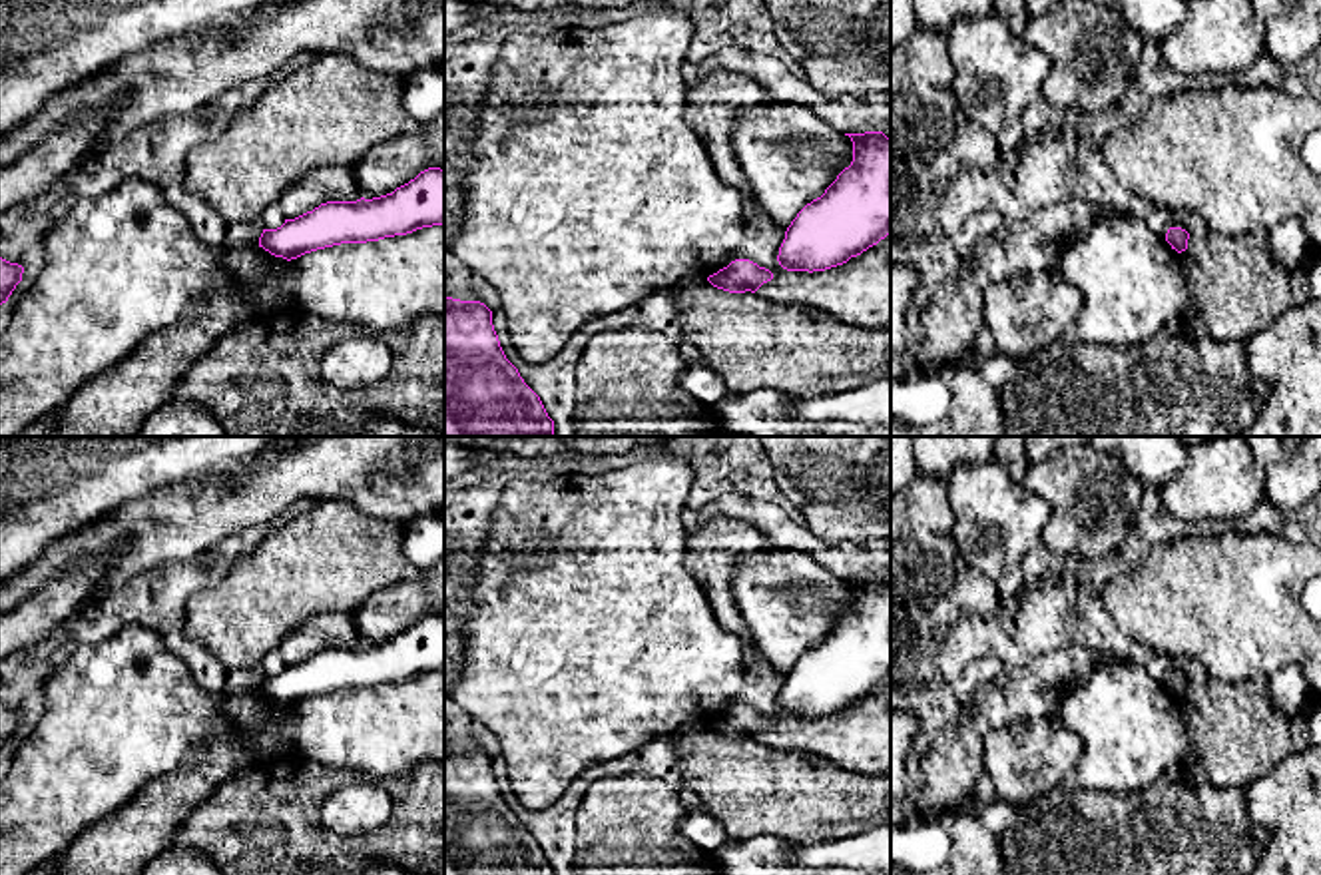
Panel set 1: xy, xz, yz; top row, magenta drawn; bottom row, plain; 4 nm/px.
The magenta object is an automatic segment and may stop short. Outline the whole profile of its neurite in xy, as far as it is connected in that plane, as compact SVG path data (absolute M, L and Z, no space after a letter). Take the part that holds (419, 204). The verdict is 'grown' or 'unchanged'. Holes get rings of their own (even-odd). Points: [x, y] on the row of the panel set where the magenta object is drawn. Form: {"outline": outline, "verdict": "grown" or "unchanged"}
{"outline": "M428 167L393 193L327 201L277 229L263 229L259 247L287 261L341 245L406 235L444 223L444 169Z", "verdict": "unchanged"}

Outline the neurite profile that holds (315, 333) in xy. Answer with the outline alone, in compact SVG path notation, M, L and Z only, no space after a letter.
M311 315L281 323L251 323L223 335L177 383L169 403L193 403L211 413L225 437L359 437L369 413L402 423L444 429L444 317L424 315L406 333L387 333L391 373L369 387L339 389L317 373L323 353L347 329Z

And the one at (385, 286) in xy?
M444 223L422 227L406 235L367 243L341 243L291 259L285 267L267 267L255 293L259 311L281 311L287 319L303 313L333 321L341 327L363 327L371 335L406 333L424 315L444 317Z

